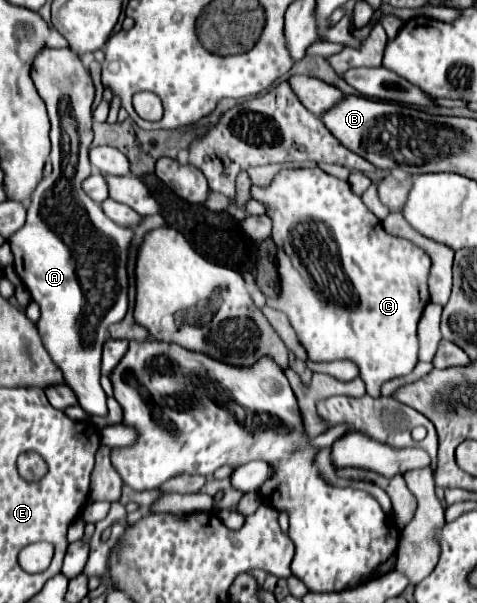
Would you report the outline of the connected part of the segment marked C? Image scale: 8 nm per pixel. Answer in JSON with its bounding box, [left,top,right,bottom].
[251,167,431,397]

